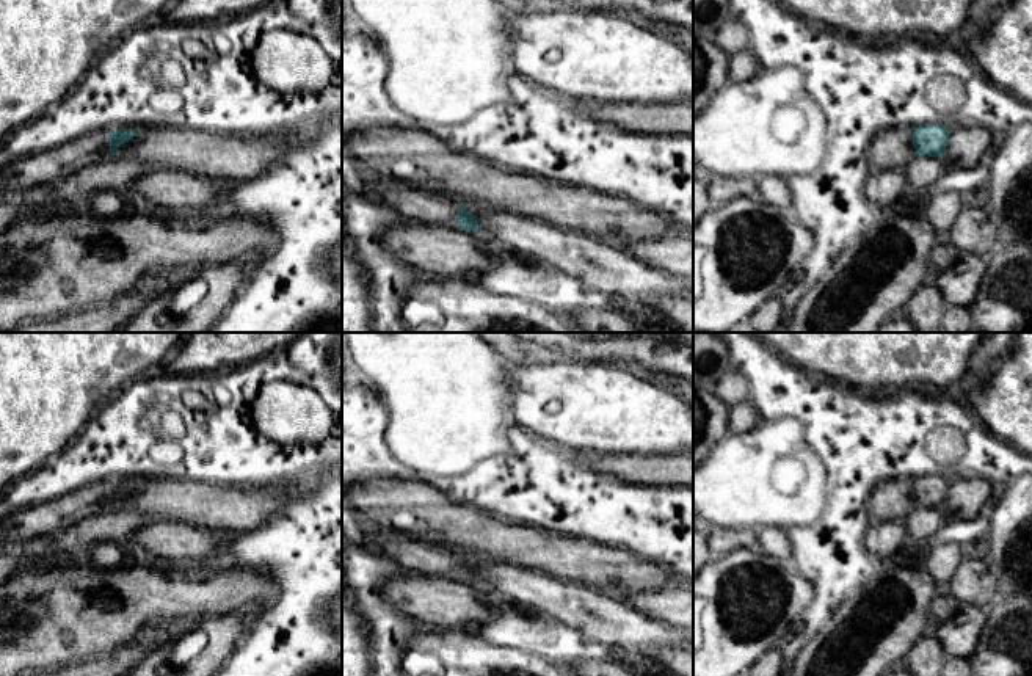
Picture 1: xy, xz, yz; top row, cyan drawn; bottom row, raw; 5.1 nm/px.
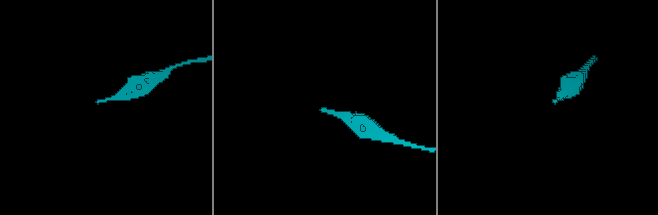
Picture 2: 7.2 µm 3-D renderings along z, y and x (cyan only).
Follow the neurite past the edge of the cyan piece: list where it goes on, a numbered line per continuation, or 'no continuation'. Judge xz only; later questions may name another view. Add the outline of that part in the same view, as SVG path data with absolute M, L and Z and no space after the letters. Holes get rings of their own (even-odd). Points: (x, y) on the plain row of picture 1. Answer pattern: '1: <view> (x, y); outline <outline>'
1: xz (417, 554); outline M378 530L365 544L398 565L420 576L449 577L458 580L458 565L463 554L450 546L430 543L423 536L381 536Z

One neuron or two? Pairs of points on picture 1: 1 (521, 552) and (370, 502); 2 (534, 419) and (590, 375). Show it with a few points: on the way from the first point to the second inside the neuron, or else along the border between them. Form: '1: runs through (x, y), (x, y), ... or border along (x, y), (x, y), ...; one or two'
1: runs through (483, 534), (447, 524), (422, 499), (408, 499); one
2: runs through (538, 402), (557, 383), (573, 383); one

